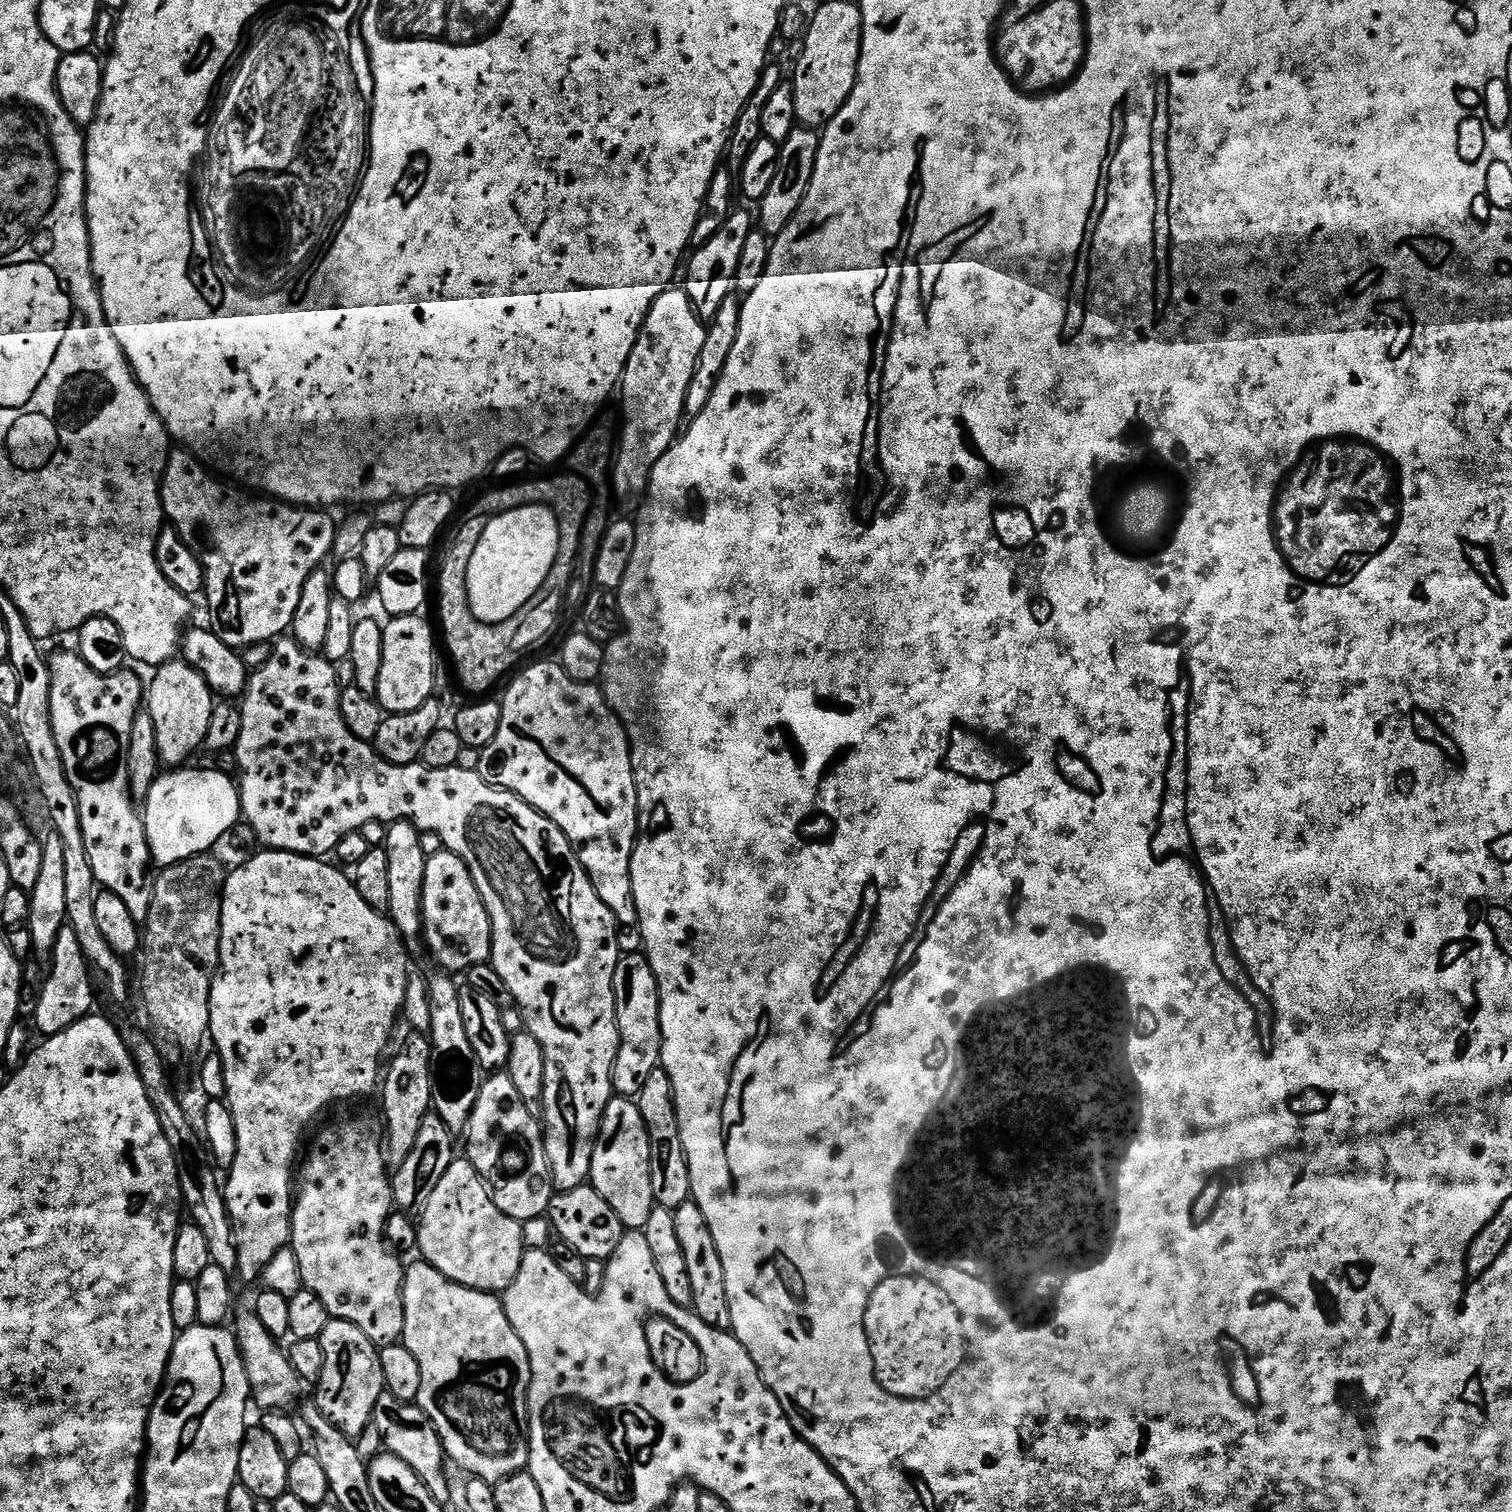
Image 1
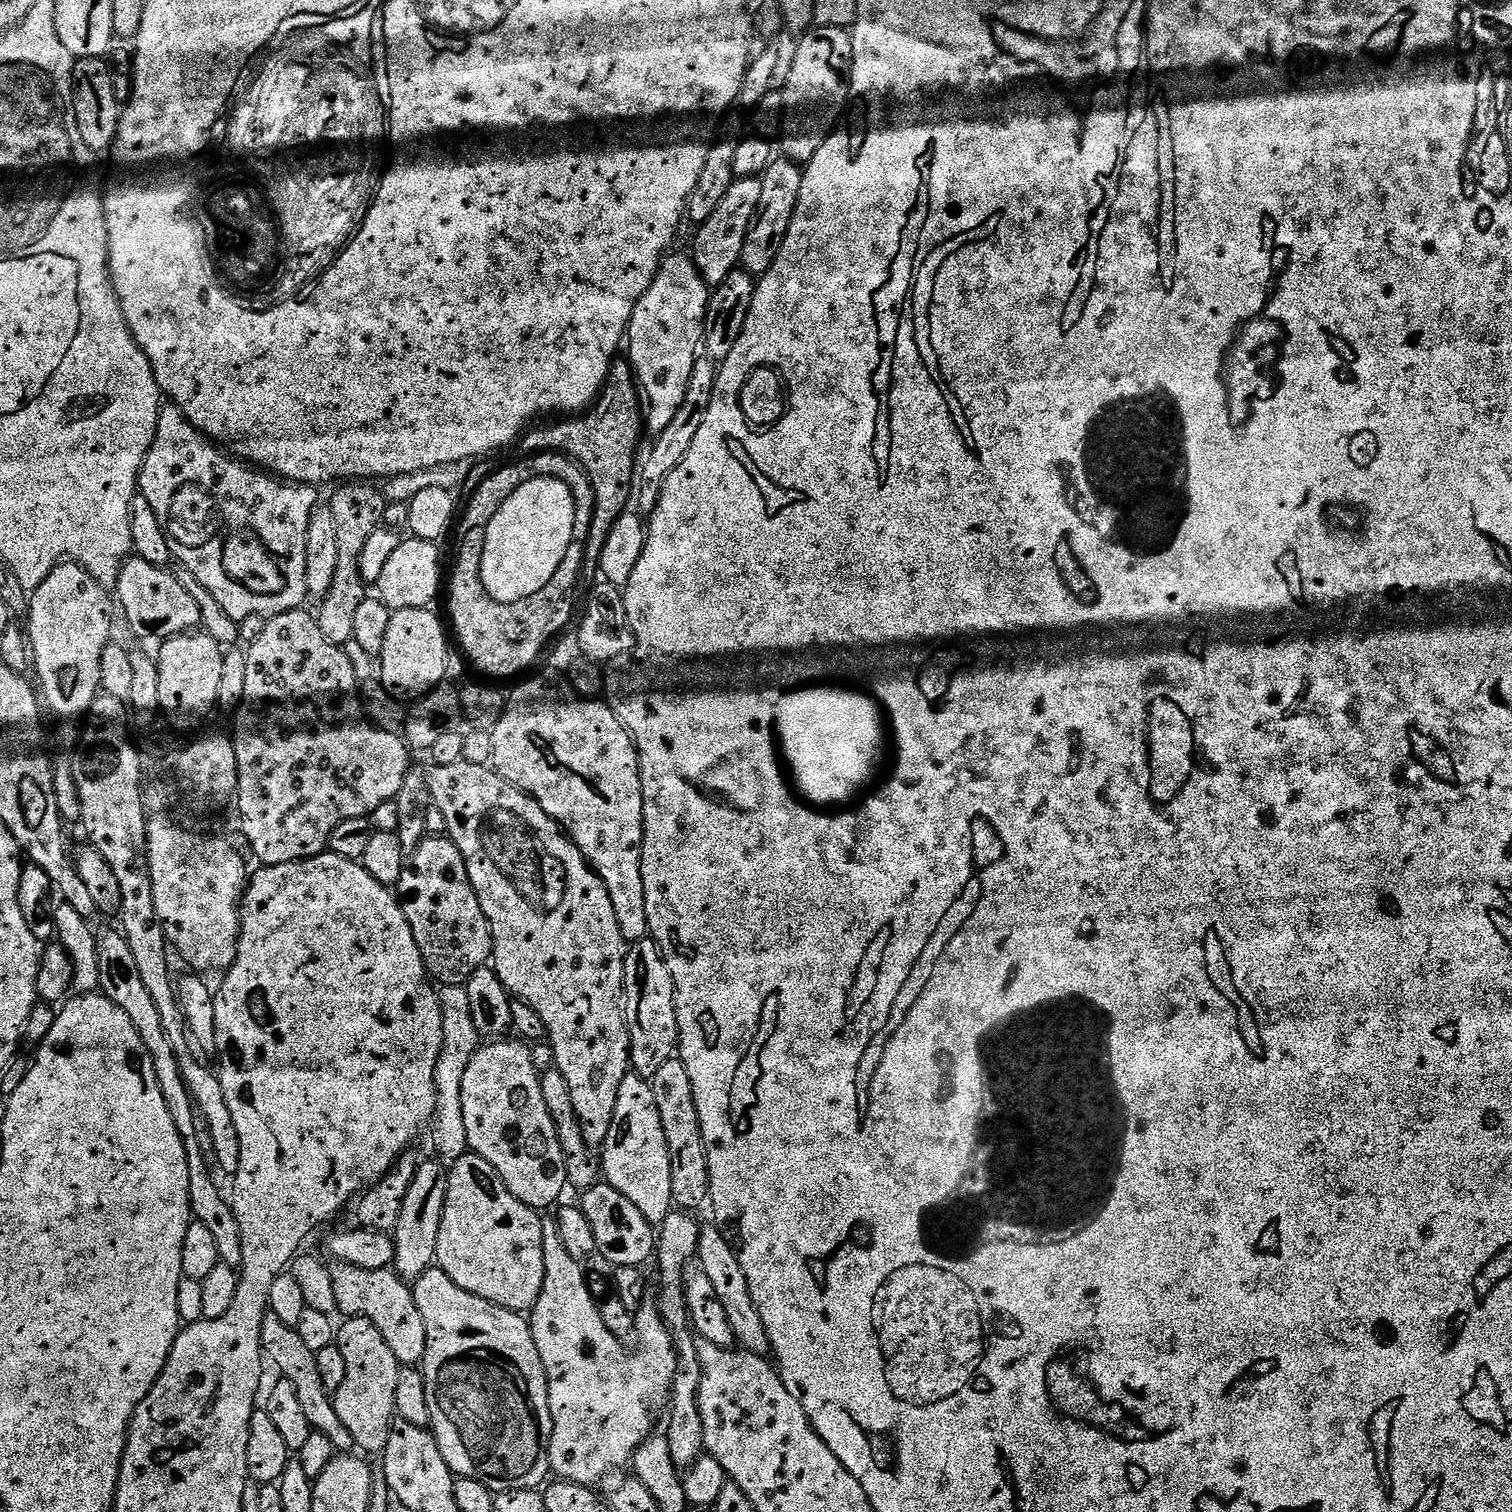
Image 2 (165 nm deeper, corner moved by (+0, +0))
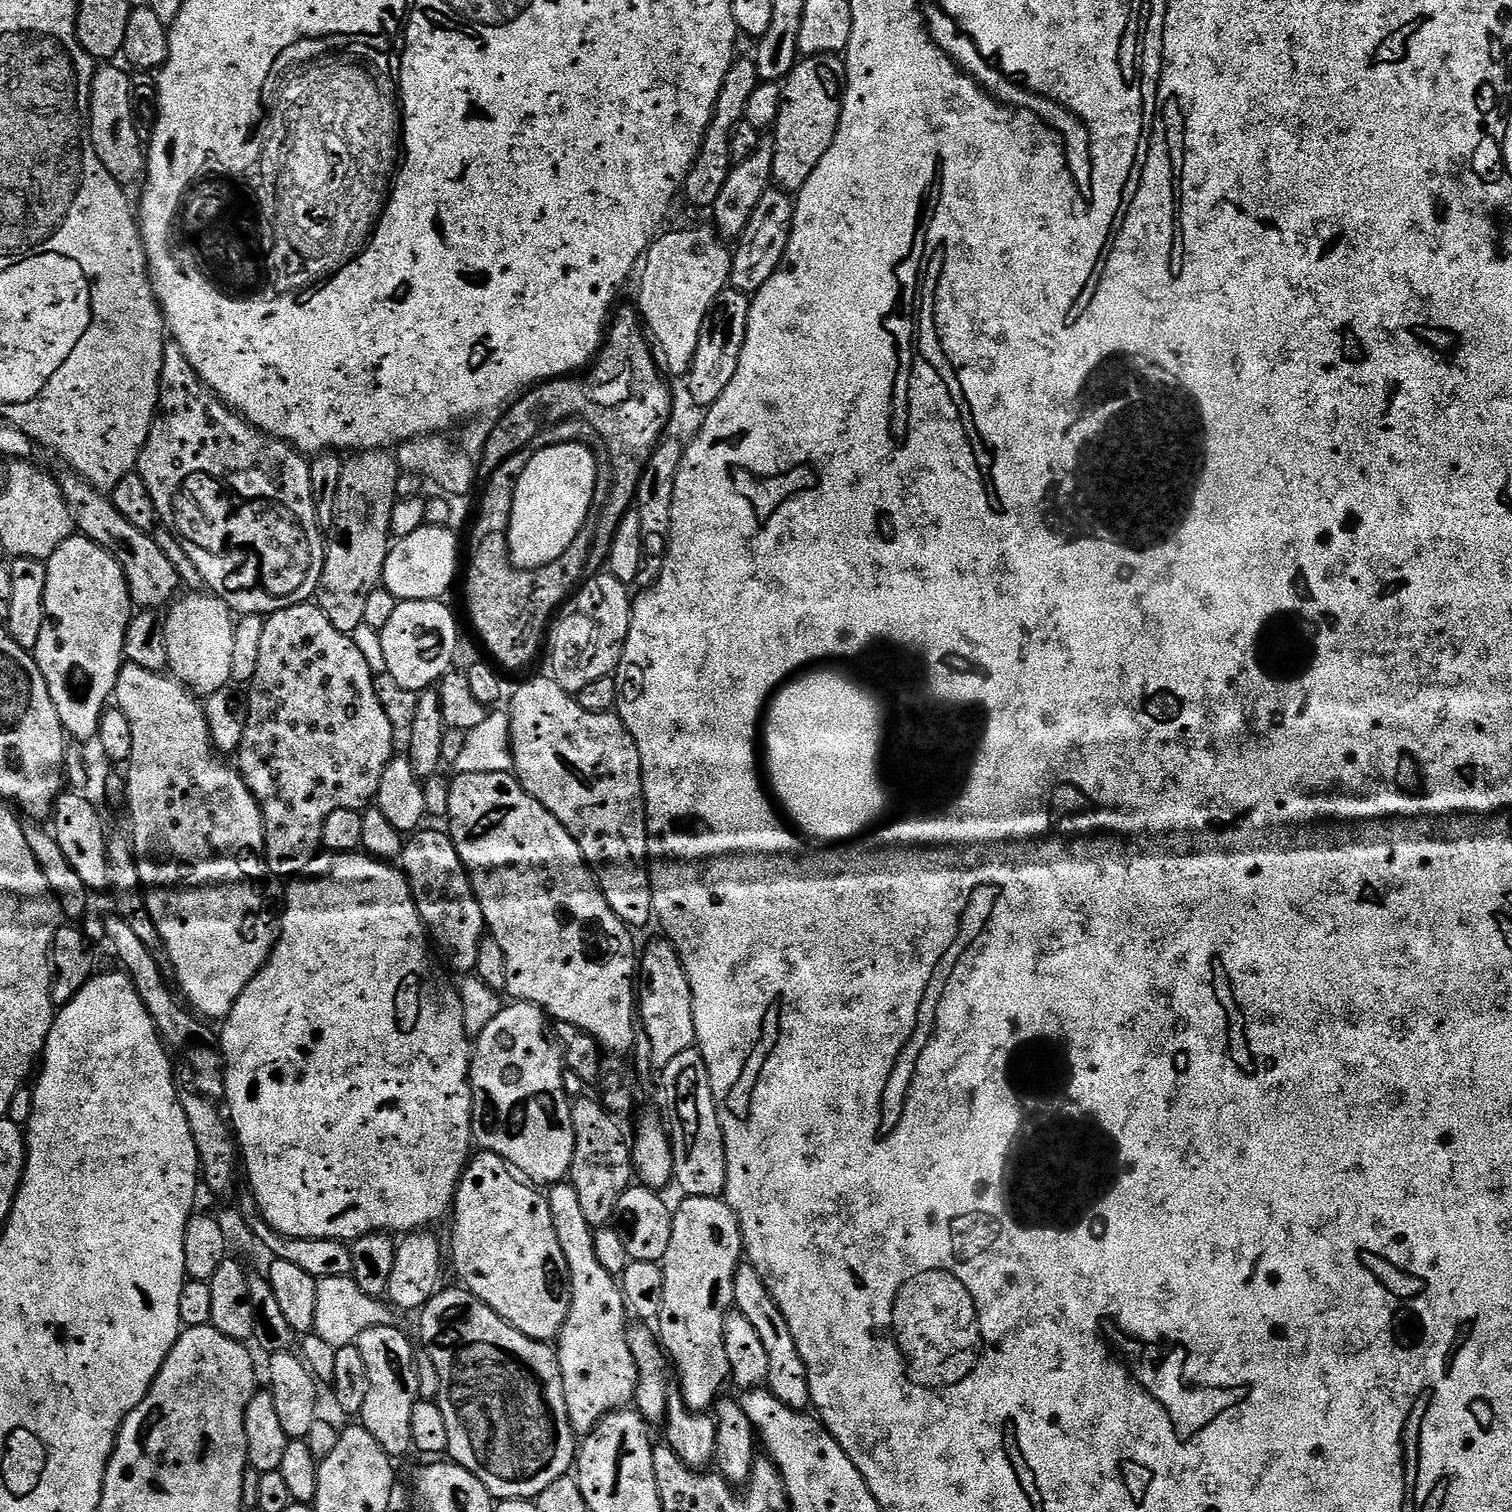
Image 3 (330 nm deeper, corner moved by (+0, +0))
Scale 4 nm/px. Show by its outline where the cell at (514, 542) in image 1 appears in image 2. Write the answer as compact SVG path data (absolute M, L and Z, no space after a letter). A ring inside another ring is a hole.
M535 476L514 490L484 530L482 582L490 598L513 604L547 586L566 558L575 521L576 494L564 480Z

